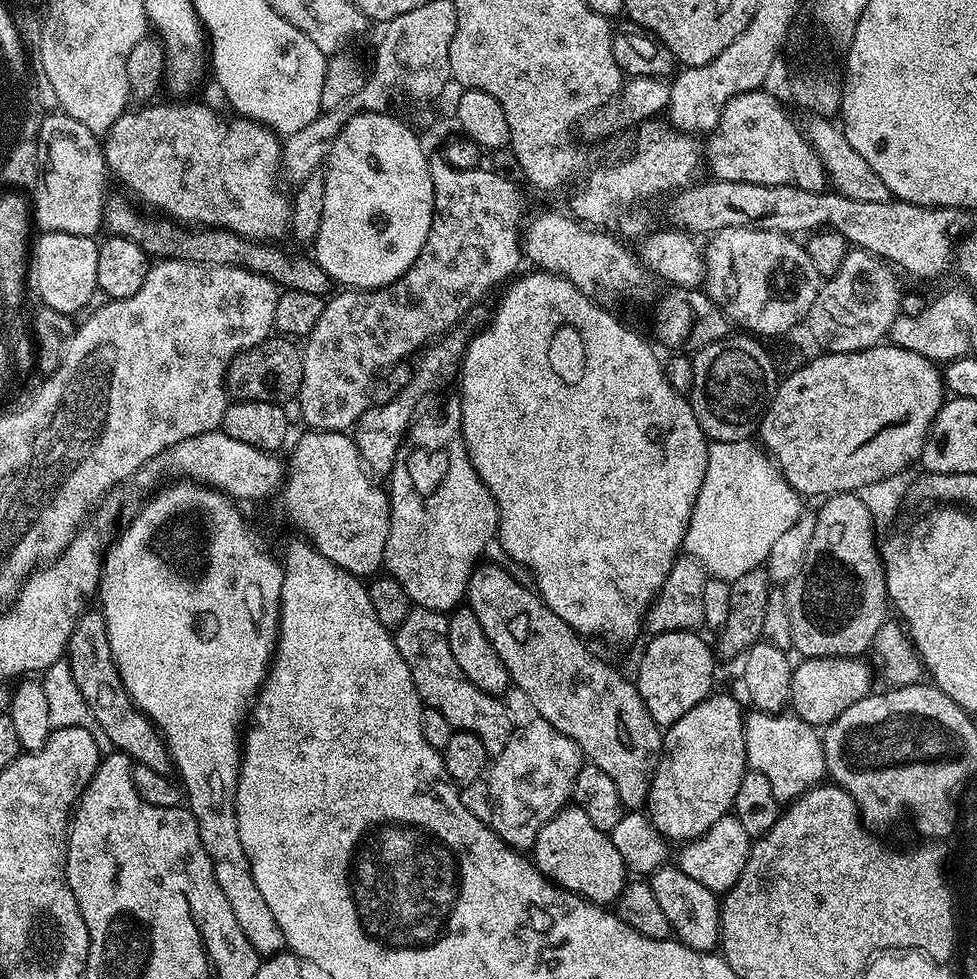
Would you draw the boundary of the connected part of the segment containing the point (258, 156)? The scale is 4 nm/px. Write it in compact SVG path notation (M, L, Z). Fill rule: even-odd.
M152 102L147 106L137 107L135 110L124 112L110 126L102 140L104 150L104 162L109 173L114 172L140 199L148 204L157 204L160 208L165 208L169 217L180 222L191 222L196 226L207 226L209 228L229 228L232 232L241 234L258 234L254 232L284 232L288 227L288 217L290 215L290 204L282 193L276 189L278 184L278 163L280 161L280 149L282 147L281 137L277 136L272 129L260 124L256 120L246 120L243 116L235 114L219 116L212 108L207 108L204 104L184 104L188 102L172 102L176 104L160 104Z

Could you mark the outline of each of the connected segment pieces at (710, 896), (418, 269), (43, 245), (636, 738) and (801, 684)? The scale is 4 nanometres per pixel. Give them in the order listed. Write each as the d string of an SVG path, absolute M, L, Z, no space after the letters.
M661 866L651 873L650 883L666 922L670 922L672 936L681 944L699 952L716 952L720 942L720 906L717 893L711 892L702 882L694 882L679 866Z
M440 154L429 155L428 169L434 182L434 210L430 232L412 265L392 284L381 288L337 291L325 303L318 326L314 326L306 338L305 344L308 345L302 348L304 361L298 401L300 416L308 423L309 429L322 432L351 429L370 407L370 400L364 397L364 387L371 382L376 368L388 368L403 356L410 355L415 348L421 349L442 336L479 296L486 295L495 284L503 285L520 264L522 248L518 236L516 240L516 227L520 224L520 192L515 182L496 172L487 172L484 166L474 170L452 168Z
M40 232L39 235L35 237L34 243L31 245L30 248L30 272L31 275L34 277L34 292L36 288L37 294L40 295L40 299L38 300L41 305L52 307L54 310L65 312L67 314L77 314L76 312L82 311L83 308L91 302L92 295L97 295L98 292L98 289L96 287L96 279L98 278L97 241L91 236L79 236L78 234L62 234L61 232Z
M481 563L472 569L472 577L468 583L468 594L466 597L467 607L474 610L474 618L478 618L478 623L482 625L482 630L486 630L486 638L490 638L490 646L494 646L494 650L498 654L498 658L502 658L502 662L508 671L509 681L513 685L516 684L524 691L526 699L532 703L532 708L537 717L541 720L550 721L553 726L562 734L566 734L584 753L587 763L598 766L598 770L604 771L607 776L614 782L614 787L618 789L618 798L622 798L625 809L640 810L647 805L648 795L650 794L650 786L652 779L656 773L656 767L660 764L660 754L662 751L662 728L661 725L654 722L654 718L650 718L650 714L646 710L646 706L642 702L642 698L638 694L635 683L631 679L628 680L615 668L612 664L607 664L600 656L595 656L582 639L581 633L572 629L569 624L562 622L562 618L558 618L558 614L554 614L554 610L550 610L550 606L546 606L543 600L531 587L528 588L524 584L519 584L510 573L504 568L499 568L496 564Z
M809 656L801 659L792 669L790 682L790 708L796 716L813 726L827 726L831 724L842 710L850 710L854 702L866 698L873 691L872 672L863 664L864 660L854 656Z

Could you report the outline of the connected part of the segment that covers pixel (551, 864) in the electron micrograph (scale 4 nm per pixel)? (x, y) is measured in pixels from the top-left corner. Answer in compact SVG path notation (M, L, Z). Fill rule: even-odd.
M565 806L558 814L554 814L554 818L550 818L550 822L546 822L546 826L542 826L542 830L536 835L535 852L536 869L559 888L564 888L568 892L576 892L584 899L601 906L611 905L620 897L620 891L626 883L626 869L622 854L618 854L618 846L614 846L611 835L598 830L598 826L590 822L590 817L581 808Z

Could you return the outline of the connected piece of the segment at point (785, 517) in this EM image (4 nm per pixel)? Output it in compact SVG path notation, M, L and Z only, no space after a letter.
M751 439L709 443L706 478L698 490L684 535L683 551L697 560L709 577L718 580L734 581L742 574L761 567L767 561L770 546L774 546L775 540L798 522L800 513L806 508L800 493L786 480L772 456L759 443L752 443Z

